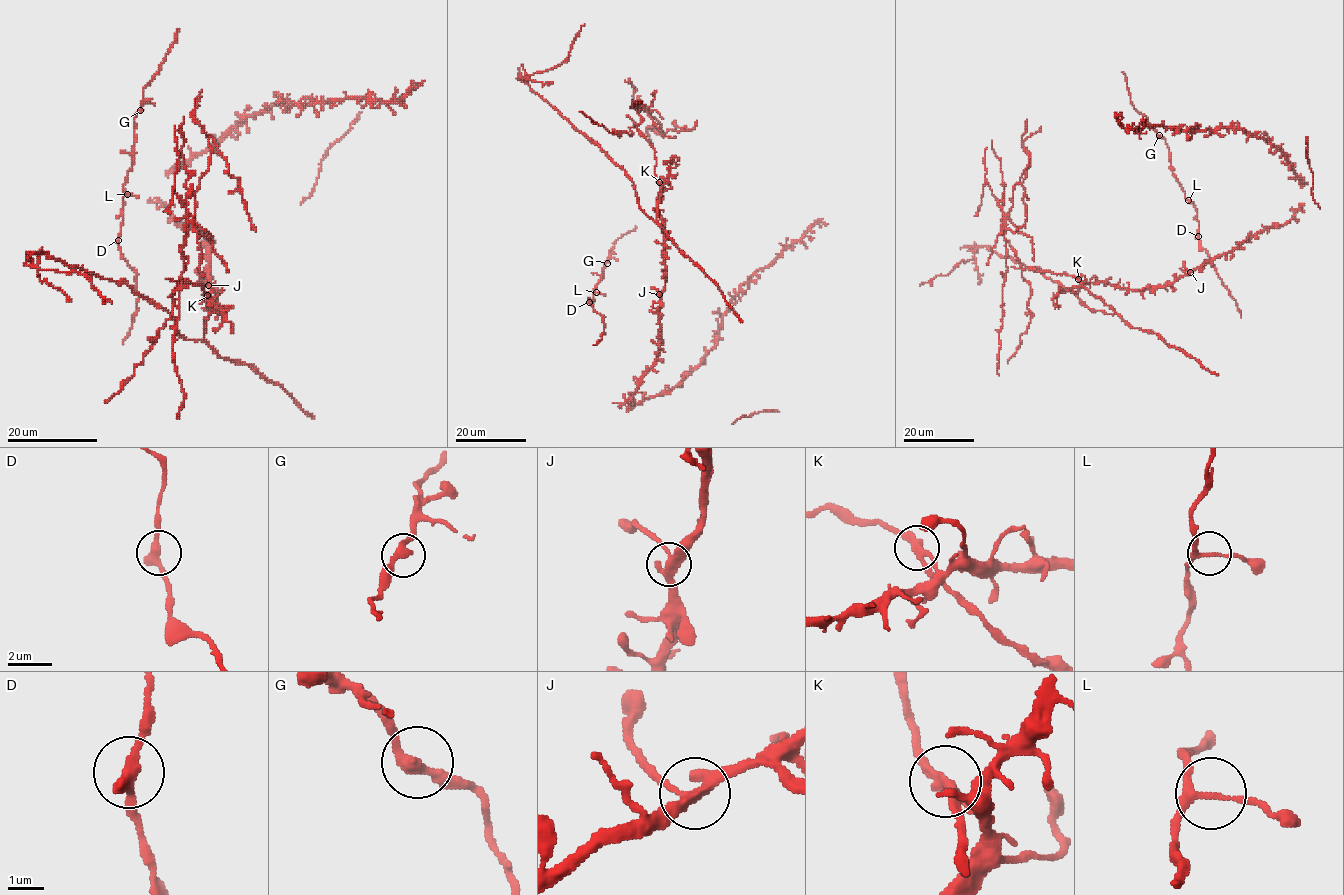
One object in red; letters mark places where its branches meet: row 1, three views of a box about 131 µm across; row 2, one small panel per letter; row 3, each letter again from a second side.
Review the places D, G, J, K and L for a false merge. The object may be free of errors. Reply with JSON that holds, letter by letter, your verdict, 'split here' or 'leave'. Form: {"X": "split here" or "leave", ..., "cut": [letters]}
{"D": "leave", "G": "leave", "J": "leave", "K": "split here", "L": "leave", "cut": ["K"]}

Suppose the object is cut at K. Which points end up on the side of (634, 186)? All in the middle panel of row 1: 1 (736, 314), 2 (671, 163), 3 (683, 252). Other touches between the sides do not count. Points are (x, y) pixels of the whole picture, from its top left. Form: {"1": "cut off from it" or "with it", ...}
{"1": "with it", "2": "cut off from it", "3": "with it"}

